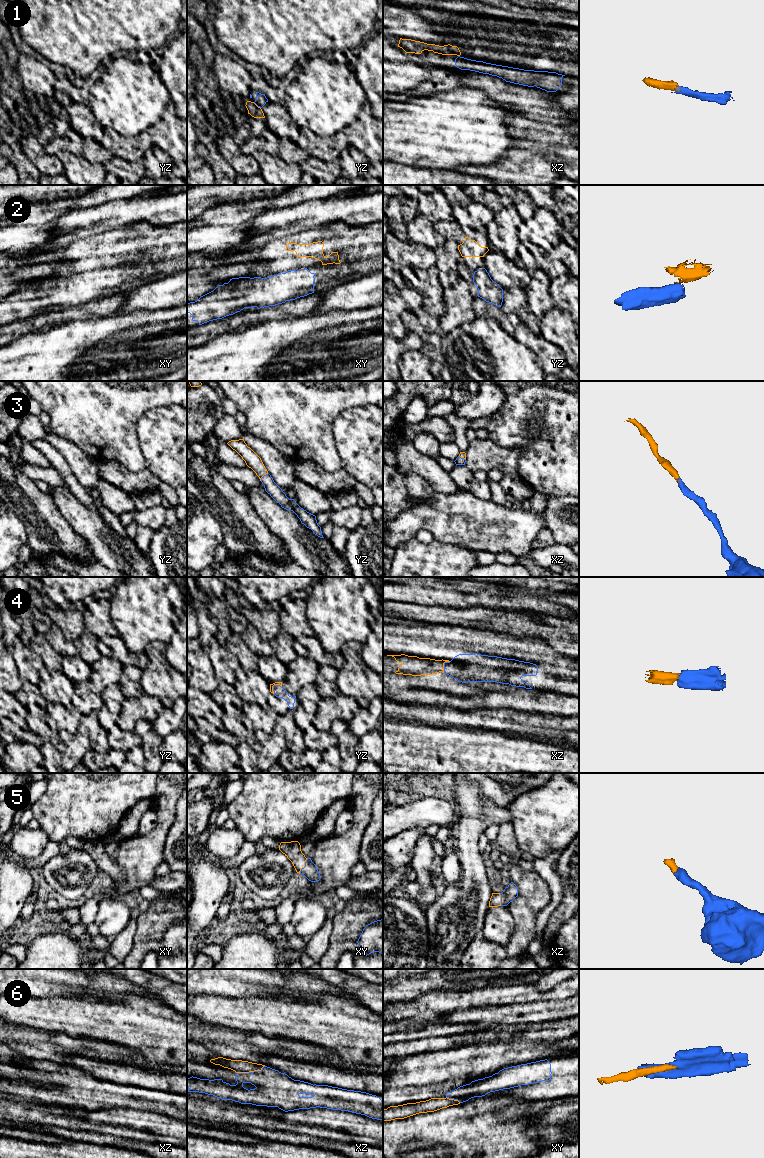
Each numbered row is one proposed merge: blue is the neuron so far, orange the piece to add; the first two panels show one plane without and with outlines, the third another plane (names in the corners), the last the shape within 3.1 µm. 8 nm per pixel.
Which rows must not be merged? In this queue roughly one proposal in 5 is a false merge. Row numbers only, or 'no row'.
2

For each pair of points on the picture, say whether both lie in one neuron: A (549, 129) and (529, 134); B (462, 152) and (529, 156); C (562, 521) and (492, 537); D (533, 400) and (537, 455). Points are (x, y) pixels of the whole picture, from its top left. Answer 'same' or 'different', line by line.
A: same
B: different
C: different
D: same

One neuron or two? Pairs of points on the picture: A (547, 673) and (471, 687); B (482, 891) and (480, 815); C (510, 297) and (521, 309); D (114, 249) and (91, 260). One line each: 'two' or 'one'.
A: two
B: one
C: one
D: one

